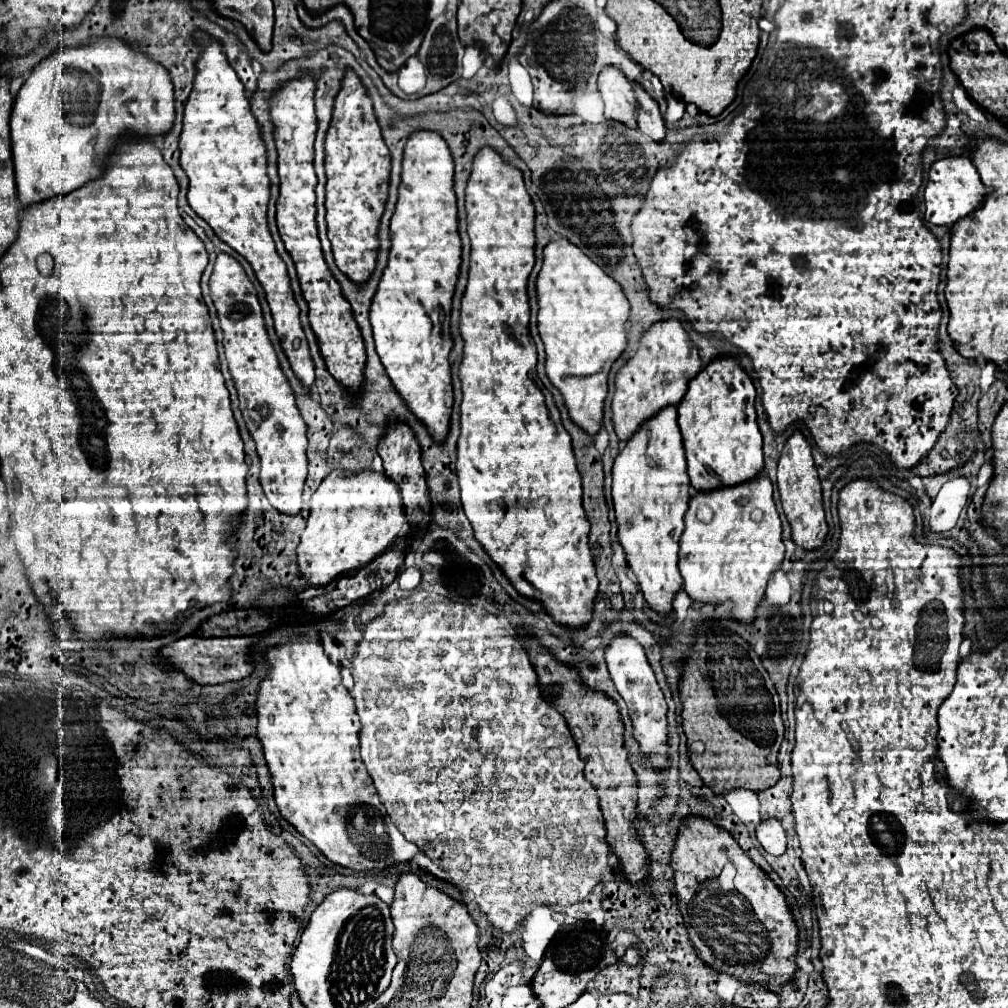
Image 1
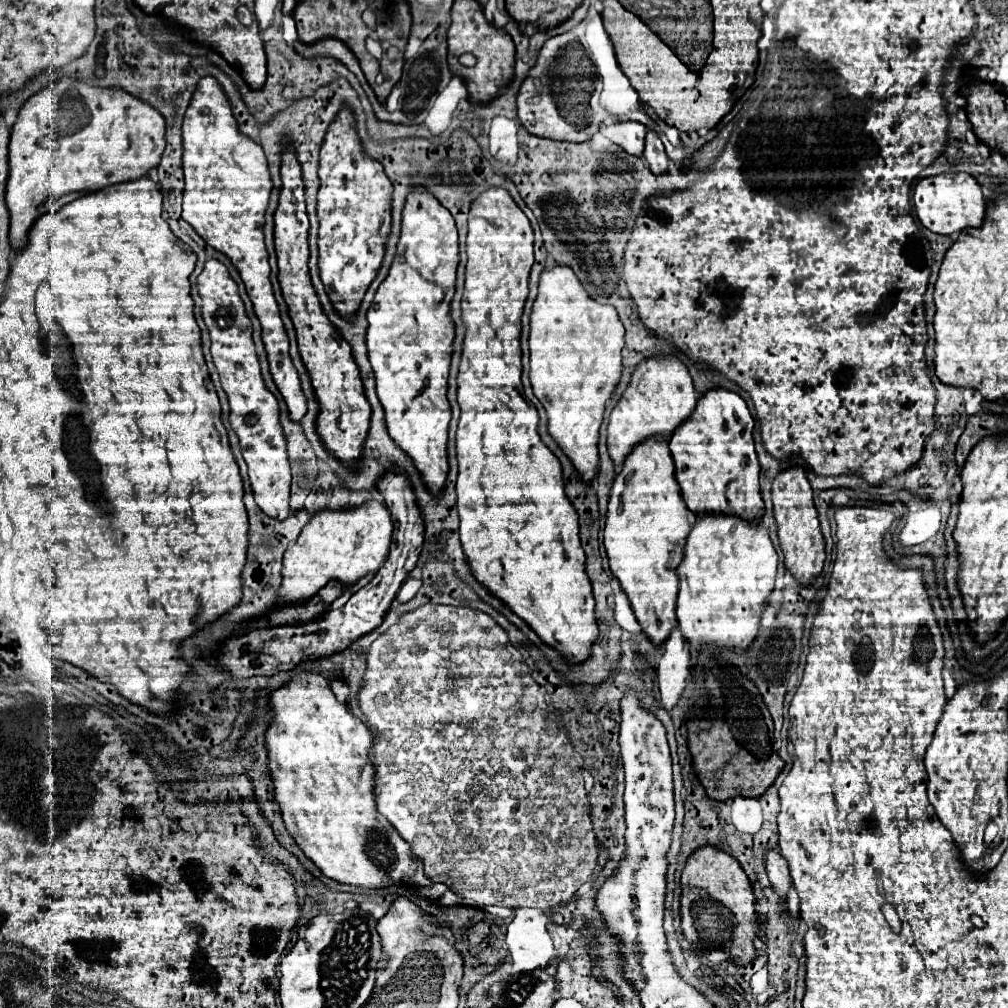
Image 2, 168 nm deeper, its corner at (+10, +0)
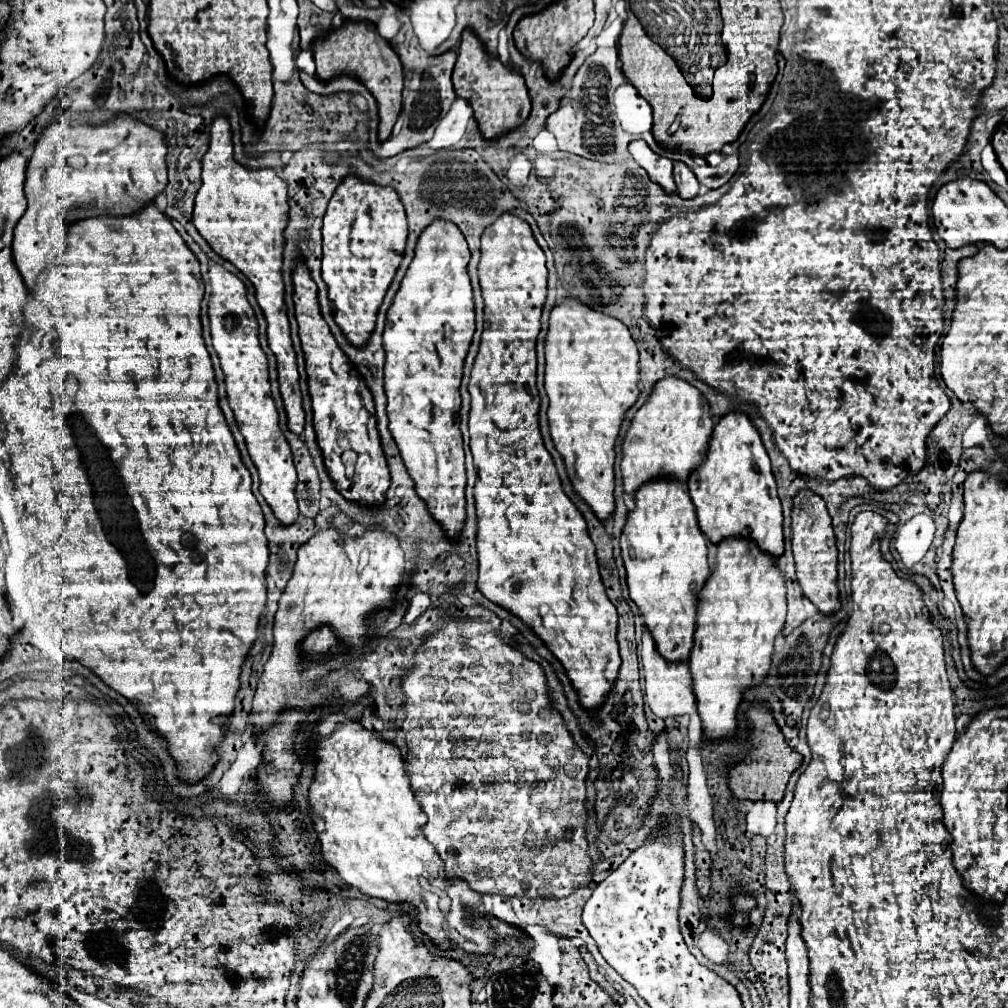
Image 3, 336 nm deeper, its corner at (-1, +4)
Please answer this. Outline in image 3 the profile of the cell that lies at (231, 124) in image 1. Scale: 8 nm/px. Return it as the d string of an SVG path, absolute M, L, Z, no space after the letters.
M216 117L212 131L210 131L210 147L202 163L202 187L196 193L196 207L194 207L194 227L206 239L206 243L218 253L222 259L230 261L238 267L254 285L256 301L264 311L268 321L268 345L278 359L278 381L280 381L280 395L284 401L284 409L288 415L288 429L298 437L304 431L304 409L302 409L302 395L298 387L298 367L296 367L296 353L290 339L290 323L284 305L284 281L282 281L282 251L284 251L284 229L288 225L288 185L278 177L274 169L260 169L250 171L238 165L232 157L232 133L230 125L224 117Z

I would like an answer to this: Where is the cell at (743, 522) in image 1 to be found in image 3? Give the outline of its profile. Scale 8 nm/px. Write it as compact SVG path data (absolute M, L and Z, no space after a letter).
M734 537L718 543L716 561L718 567L700 593L694 649L690 653L692 689L708 741L736 735L736 711L744 691L768 677L774 639L782 633L786 621L786 585L774 557L762 553L754 541Z

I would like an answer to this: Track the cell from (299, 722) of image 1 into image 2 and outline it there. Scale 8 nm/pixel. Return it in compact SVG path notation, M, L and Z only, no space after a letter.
M313 671L297 673L287 685L275 689L267 701L271 723L265 731L265 749L269 755L271 781L275 785L275 801L283 813L289 835L295 839L301 851L321 869L325 877L331 877L339 883L377 889L413 879L415 885L421 885L421 897L439 899L447 887L425 877L423 863L411 853L409 845L399 837L395 827L375 809L375 801L371 797L375 771L367 759L371 749L369 727L359 717L351 715L347 705L337 701L325 677Z

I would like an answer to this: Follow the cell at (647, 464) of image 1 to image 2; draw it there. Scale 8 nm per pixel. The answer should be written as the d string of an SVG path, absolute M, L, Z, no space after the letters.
M649 437L637 443L611 485L603 543L609 567L625 589L641 629L657 645L663 643L677 625L675 603L679 579L675 569L683 557L689 529L691 511L675 479L669 441L663 437Z

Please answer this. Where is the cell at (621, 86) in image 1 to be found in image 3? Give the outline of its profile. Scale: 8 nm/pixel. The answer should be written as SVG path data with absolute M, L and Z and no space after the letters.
M642 139L630 143L630 155L634 157L634 161L648 173L648 177L660 185L666 193L676 193L676 183L674 183L674 175L672 175L672 161L668 161L666 157L656 155Z

